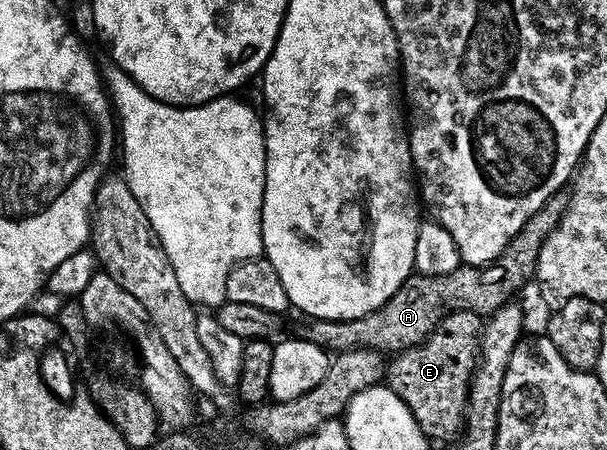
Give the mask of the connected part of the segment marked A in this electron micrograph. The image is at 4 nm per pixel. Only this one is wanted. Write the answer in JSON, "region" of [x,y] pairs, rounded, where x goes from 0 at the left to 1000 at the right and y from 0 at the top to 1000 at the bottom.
{"region":[[[923,422],[900,449],[862,504],[840,529],[825,567],[797,593],[756,589],[736,611],[690,611],[662,631],[626,687],[585,709],[499,707],[488,736],[489,751],[519,762],[544,784],[580,780],[585,771],[610,771],[614,780],[654,784],[697,762],[718,722],[745,691],[776,691],[806,704],[848,662],[847,653],[880,620],[880,600],[896,536],[916,509],[939,451],[939,433]]]}

